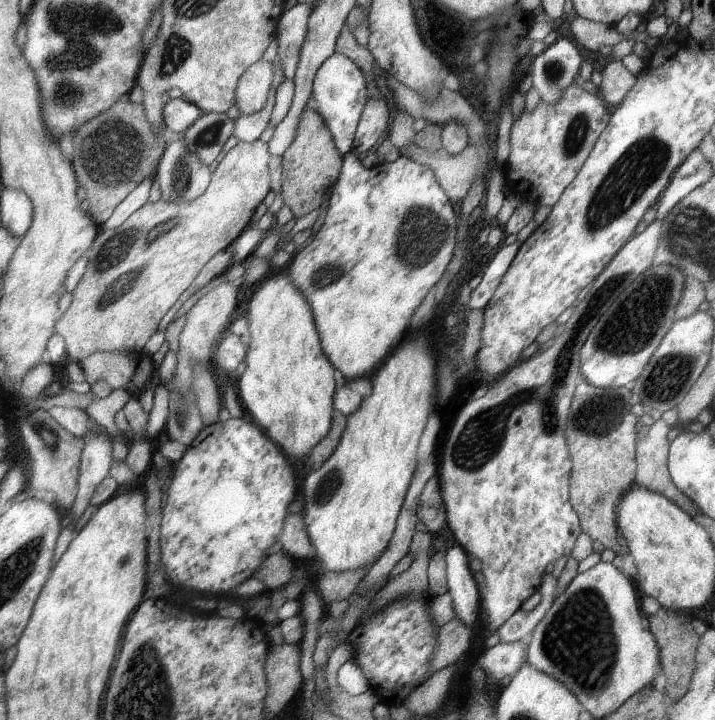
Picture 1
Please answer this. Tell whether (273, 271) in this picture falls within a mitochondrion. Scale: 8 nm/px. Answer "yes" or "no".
no

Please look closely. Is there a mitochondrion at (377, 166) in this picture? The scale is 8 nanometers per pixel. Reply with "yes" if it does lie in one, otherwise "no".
no

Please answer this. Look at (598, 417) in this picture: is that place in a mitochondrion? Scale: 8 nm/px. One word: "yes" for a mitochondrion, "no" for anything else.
yes

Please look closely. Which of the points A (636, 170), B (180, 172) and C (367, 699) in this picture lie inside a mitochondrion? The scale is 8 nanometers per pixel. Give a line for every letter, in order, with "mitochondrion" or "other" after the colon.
A: mitochondrion
B: mitochondrion
C: other

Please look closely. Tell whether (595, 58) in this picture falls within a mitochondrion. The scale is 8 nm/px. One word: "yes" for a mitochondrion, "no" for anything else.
no

